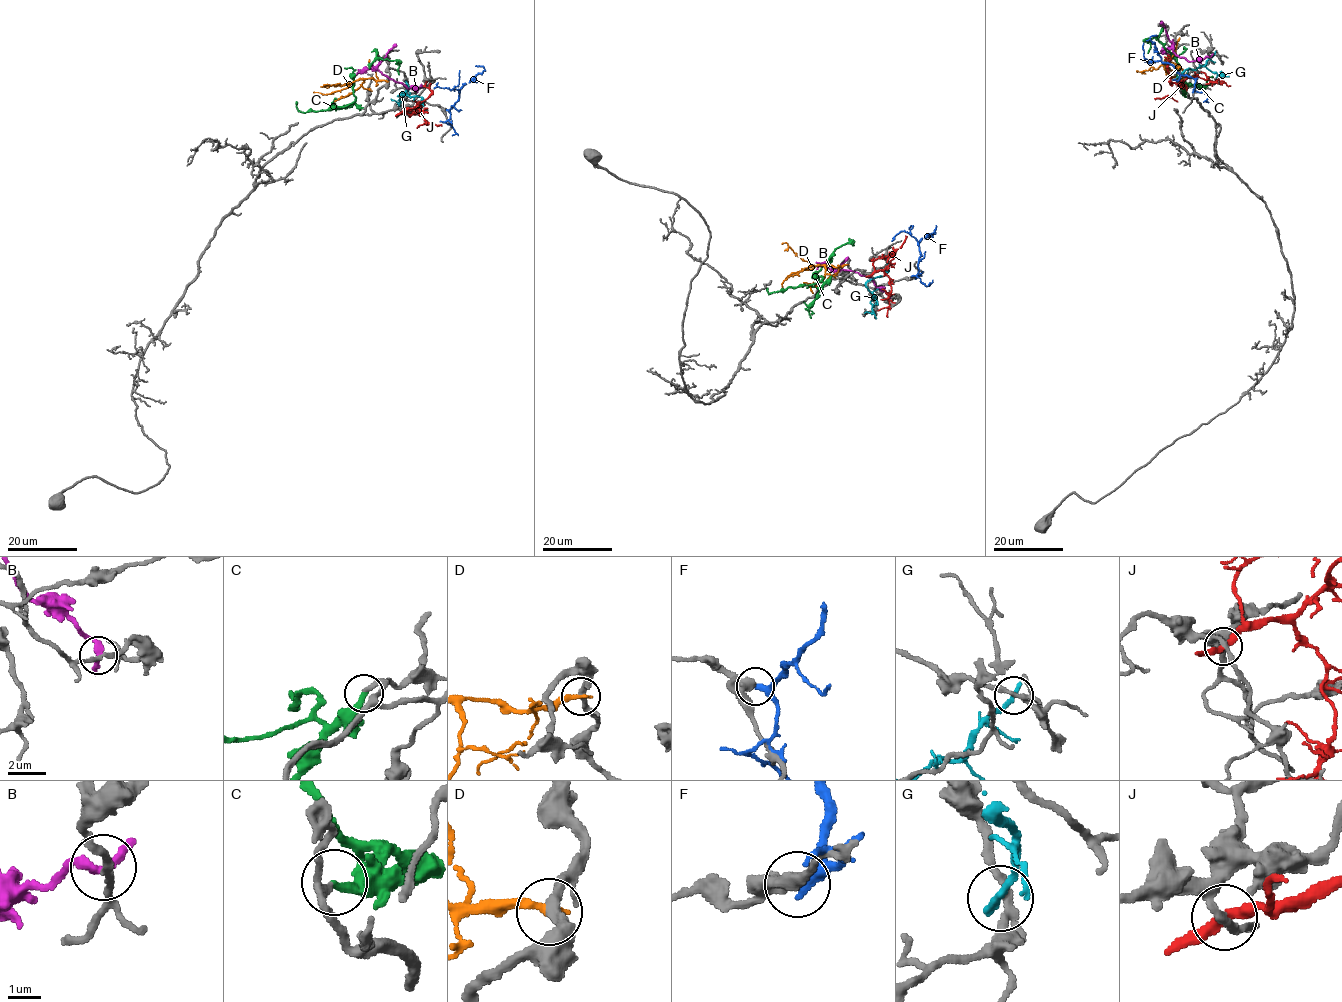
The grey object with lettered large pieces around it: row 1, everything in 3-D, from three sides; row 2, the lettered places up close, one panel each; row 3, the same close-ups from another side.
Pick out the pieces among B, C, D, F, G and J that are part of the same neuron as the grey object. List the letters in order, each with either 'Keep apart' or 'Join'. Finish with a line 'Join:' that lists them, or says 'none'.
B: Keep apart
C: Join
D: Keep apart
F: Keep apart
G: Keep apart
J: Keep apart
Join: C

